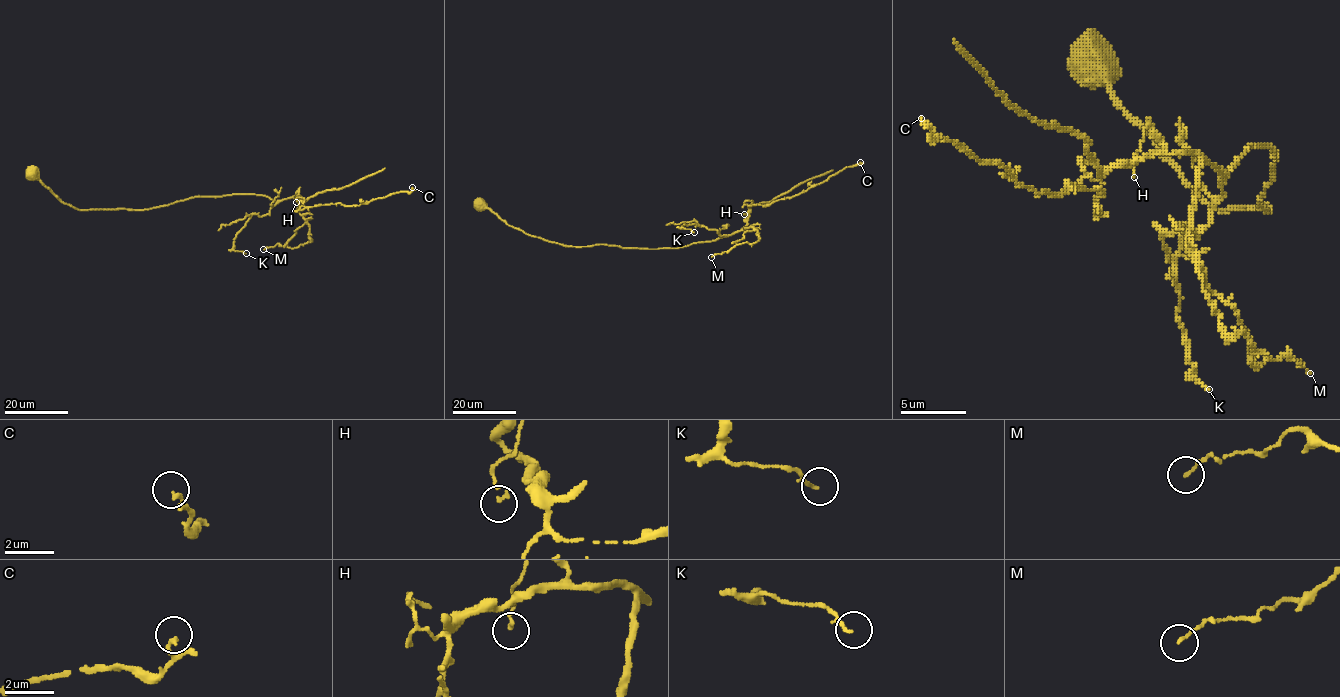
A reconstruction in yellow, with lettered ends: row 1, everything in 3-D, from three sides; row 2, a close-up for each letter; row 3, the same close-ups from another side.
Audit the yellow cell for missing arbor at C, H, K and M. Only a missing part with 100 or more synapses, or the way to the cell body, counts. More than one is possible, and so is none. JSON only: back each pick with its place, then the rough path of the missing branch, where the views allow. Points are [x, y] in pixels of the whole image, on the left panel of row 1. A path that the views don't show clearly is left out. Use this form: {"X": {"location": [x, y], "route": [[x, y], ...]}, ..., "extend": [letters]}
{"extend": []}

